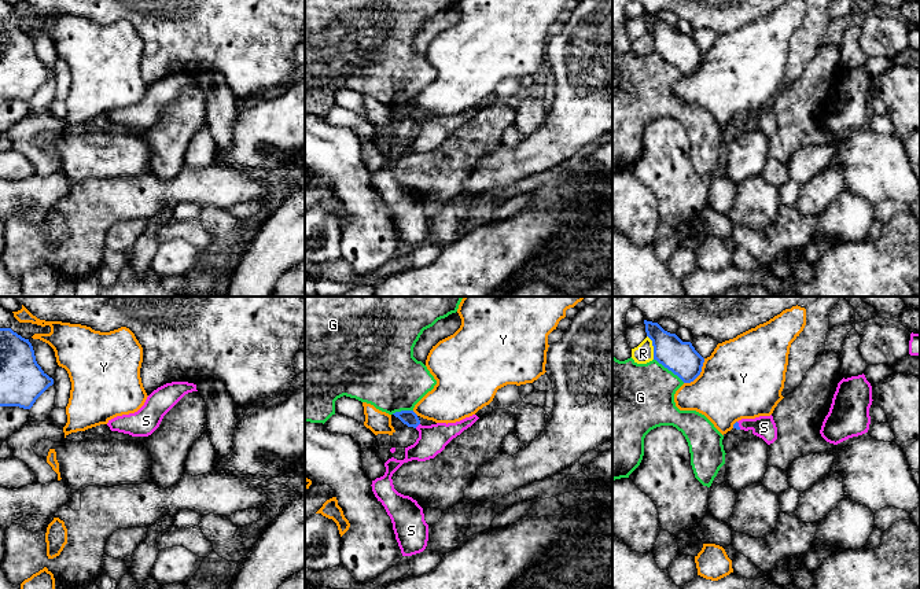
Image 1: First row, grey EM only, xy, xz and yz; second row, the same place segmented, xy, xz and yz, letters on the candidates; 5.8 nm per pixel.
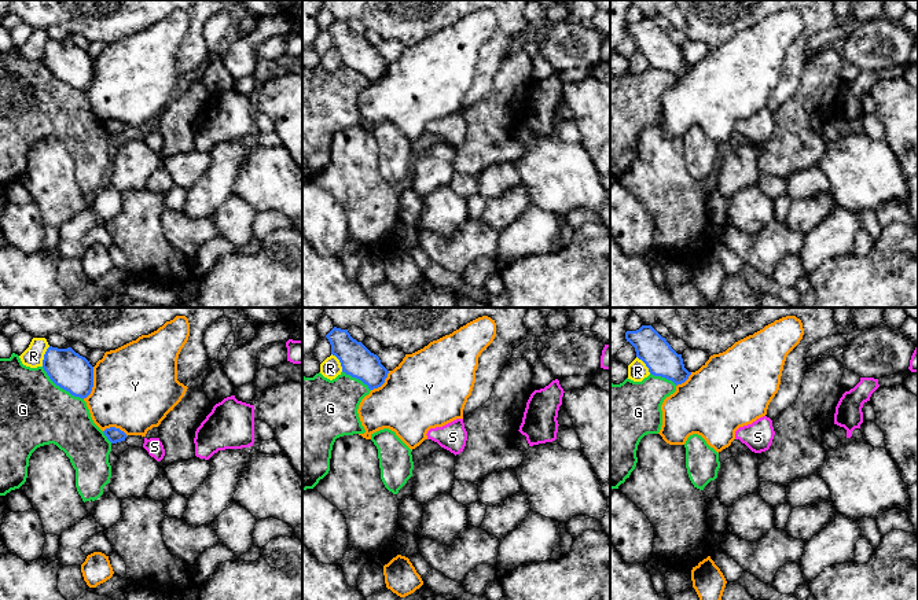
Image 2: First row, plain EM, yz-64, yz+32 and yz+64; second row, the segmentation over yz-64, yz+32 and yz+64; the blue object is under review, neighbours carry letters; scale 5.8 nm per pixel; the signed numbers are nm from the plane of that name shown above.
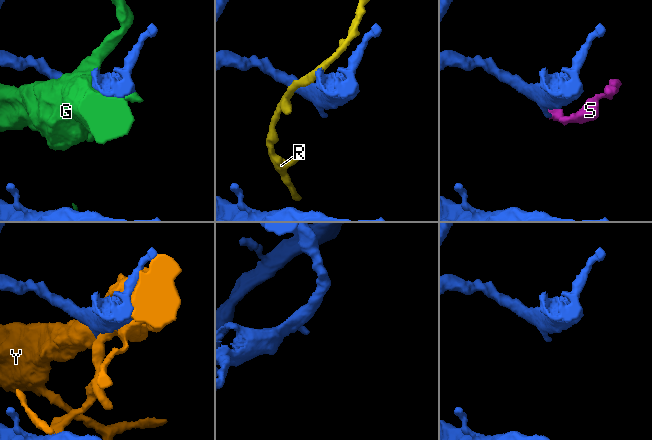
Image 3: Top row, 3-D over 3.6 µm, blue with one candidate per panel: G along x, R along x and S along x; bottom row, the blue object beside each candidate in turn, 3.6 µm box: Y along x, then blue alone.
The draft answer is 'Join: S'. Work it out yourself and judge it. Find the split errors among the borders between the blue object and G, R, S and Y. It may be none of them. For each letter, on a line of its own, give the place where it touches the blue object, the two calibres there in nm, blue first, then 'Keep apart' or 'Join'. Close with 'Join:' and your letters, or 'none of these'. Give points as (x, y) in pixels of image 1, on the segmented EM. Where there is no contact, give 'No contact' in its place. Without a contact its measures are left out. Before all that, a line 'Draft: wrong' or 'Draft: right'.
Draft: right
G: Touches blue at yz (669, 370). Thickness 190 nm (blue) against 400 nm. Keep apart
R: Touches blue at yz (654, 348). Thickness 190 nm (blue) against 110 nm. Keep apart
S: Touches blue at xz (416, 426). Thickness 90 nm (blue) against 160 nm. Join
Y: Touches blue at yz (699, 374). Thickness 190 nm (blue) against 460 nm. Keep apart
Join: S

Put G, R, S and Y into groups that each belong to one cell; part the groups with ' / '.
G / R / S / Y

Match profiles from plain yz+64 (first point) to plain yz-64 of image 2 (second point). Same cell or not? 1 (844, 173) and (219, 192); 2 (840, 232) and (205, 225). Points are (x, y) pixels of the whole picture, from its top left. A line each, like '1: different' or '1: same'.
1: different
2: different

